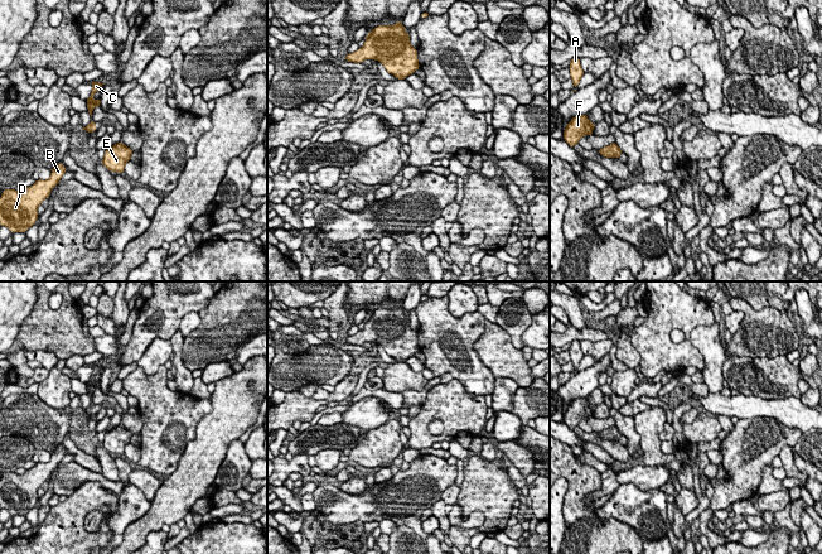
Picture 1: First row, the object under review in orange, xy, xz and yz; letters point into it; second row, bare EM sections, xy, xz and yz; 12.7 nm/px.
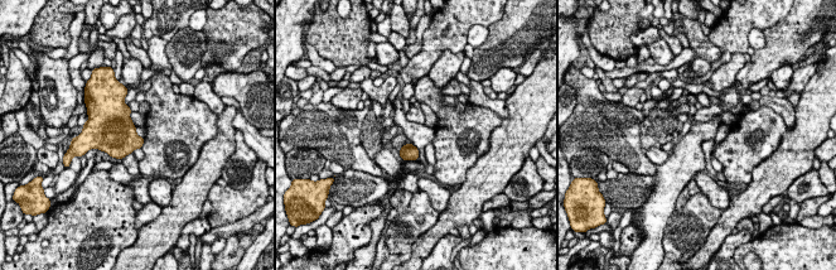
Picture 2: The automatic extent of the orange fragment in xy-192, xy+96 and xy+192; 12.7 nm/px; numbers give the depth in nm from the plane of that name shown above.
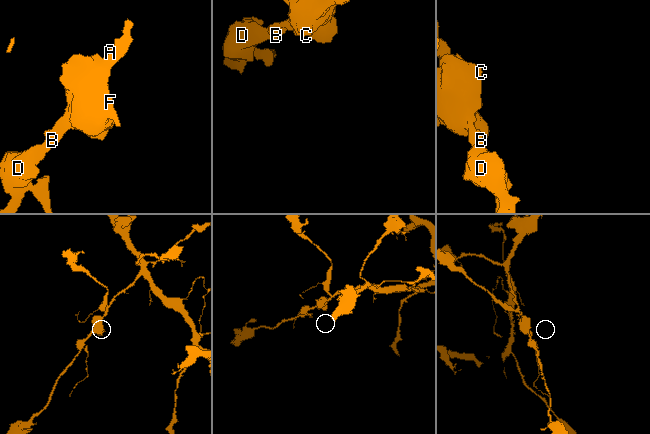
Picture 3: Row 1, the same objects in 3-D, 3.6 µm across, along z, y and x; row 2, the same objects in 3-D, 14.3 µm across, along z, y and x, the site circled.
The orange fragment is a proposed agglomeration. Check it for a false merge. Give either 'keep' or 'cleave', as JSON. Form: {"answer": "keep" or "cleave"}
{"answer": "keep"}

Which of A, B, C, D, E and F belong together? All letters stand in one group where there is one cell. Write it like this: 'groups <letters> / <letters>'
groups A B C D E F

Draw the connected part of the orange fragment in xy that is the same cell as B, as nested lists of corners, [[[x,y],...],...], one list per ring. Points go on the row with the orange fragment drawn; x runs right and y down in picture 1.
[[[58,163],[47,180],[38,179],[23,192],[5,189],[0,197],[0,226],[14,232],[26,232],[38,218],[38,207],[42,201],[50,196],[52,189],[59,183],[67,172],[62,163]]]

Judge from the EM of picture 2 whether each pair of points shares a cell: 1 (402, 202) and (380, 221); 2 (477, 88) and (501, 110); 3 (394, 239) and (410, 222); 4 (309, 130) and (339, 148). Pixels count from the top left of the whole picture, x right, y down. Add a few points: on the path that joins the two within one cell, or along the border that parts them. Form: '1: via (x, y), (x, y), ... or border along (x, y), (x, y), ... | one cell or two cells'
1: border along (397, 189), (390, 198), (390, 211), (386, 216) | two cells
2: via (481, 95), (489, 104), (494, 105) | one cell
3: via (399, 236), (409, 227) | one cell
4: via (317, 130), (322, 130), (332, 140) | one cell

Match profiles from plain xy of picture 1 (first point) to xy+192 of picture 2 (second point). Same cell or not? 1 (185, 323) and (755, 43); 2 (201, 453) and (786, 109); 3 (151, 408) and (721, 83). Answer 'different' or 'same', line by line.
1: same
2: different
3: different

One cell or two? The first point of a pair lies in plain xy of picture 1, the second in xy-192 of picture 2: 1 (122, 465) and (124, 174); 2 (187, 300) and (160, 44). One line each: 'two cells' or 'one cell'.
1: two cells
2: two cells

